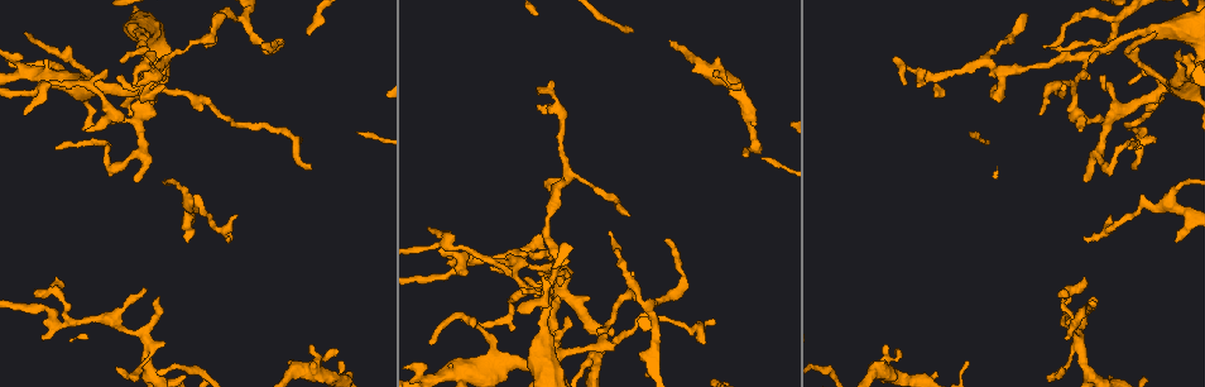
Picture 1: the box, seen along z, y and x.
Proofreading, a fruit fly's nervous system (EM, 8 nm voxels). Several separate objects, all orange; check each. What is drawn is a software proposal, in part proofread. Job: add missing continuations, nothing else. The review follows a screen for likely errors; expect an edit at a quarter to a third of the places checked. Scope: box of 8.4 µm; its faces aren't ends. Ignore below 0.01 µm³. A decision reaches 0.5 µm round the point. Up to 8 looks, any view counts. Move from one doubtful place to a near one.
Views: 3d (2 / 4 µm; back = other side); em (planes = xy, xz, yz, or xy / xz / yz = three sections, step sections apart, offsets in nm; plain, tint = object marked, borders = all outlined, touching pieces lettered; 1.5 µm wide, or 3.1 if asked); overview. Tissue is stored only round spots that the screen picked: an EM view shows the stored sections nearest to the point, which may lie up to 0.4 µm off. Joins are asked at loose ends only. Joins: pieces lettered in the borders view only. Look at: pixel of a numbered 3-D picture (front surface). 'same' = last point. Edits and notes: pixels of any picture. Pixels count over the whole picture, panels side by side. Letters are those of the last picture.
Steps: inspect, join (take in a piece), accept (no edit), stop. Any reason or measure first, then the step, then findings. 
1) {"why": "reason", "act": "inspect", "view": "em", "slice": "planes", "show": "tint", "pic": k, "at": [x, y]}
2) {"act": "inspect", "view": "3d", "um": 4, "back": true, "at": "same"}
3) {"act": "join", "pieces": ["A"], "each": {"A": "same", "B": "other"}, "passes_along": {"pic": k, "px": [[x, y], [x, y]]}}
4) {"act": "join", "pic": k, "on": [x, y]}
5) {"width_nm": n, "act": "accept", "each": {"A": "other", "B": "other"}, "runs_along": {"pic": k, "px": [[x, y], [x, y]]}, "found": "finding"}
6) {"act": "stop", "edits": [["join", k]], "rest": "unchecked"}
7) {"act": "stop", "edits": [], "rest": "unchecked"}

{"why": "tapers out", "act": "inspect", "view": "em", "slice": "planes", "show": "borders", "pic": 1, "at": [539, 271]}

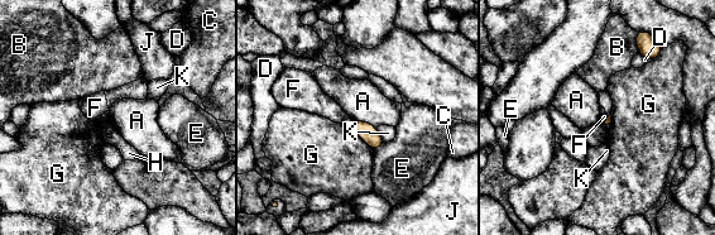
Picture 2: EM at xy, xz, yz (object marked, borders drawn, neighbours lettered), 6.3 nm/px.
{"act": "accept", "each": {"A": "other", "B": "other", "C": "other", "D": "other", "E": "other", "F": "other", "G": "other", "H": "other", "J": "other", "K": "other"}, "border": {"pic": 2, "px": [[354, 119], [370, 123], [375, 128]]}, "found": "none of them fits"}

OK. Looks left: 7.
{"why": "branch stops here", "act": "inspect", "view": "3d", "um": 4, "pic": 1, "at": [564, 281]}

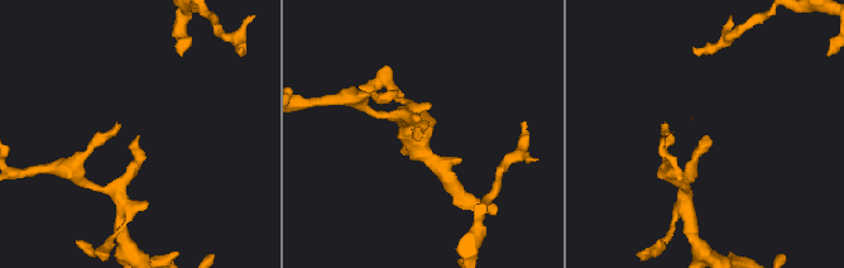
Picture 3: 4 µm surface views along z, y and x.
{"why": "shape alone is not enough", "act": "inspect", "view": "em", "slice": "yz", "step": 4, "show": "tint", "pic": 3, "at": [702, 137]}

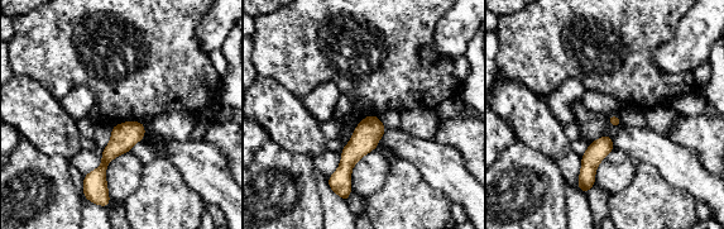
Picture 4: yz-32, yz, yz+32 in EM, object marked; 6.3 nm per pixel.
{"why": "cut it another way", "act": "inspect", "view": "em", "slice": "planes", "show": "borders", "at": "same"}

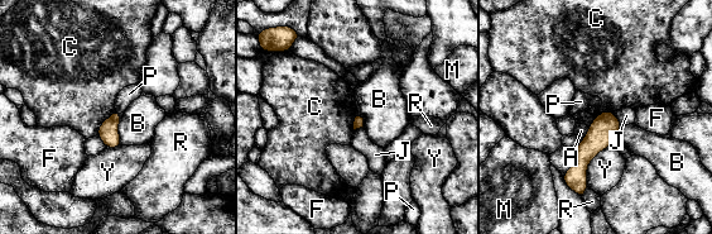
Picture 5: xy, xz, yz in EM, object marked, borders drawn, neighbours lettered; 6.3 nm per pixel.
{"act": "accept", "each": {"A": "other", "B": "other", "C": "other", "F": "other", "J": "other", "M": "other", "P": "other", "R": "other", "Y": "other"}, "found": "no lettered piece goes on from it"}

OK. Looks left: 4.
{"why": "branch stops here", "act": "inspect", "view": "3d", "um": 2, "pic": 1, "at": [313, 347]}

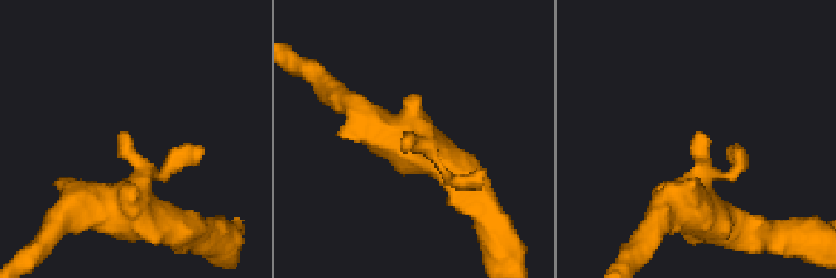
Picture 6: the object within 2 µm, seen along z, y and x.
{"why": "shape alone is not enough", "act": "inspect", "view": "em", "slice": "planes", "show": "borders", "pic": 6, "at": [123, 133]}

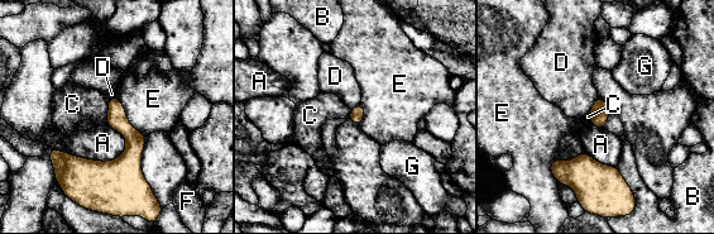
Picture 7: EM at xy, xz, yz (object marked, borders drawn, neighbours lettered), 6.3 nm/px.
{"width_nm": 90, "act": "accept", "each": {"A": "other", "B": "other", "C": "other", "D": "other", "E": "other", "F": "other", "G": "other"}, "border": {"pic": 7, "px": [[598, 98], [588, 113]]}, "found": "no lettered piece goes on from it"}

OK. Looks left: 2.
{"act": "stop", "edits": [], "rest": "unchecked"}

